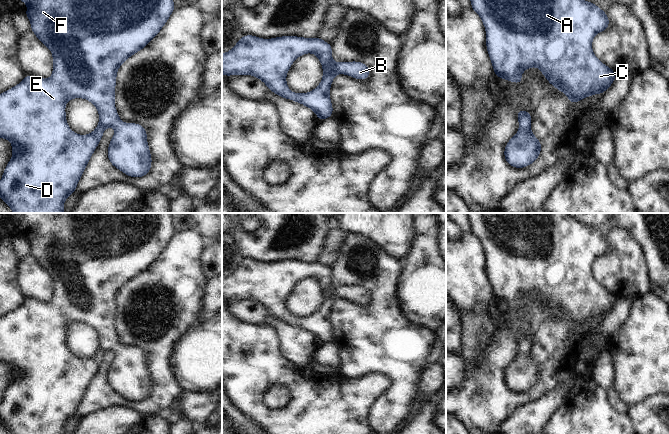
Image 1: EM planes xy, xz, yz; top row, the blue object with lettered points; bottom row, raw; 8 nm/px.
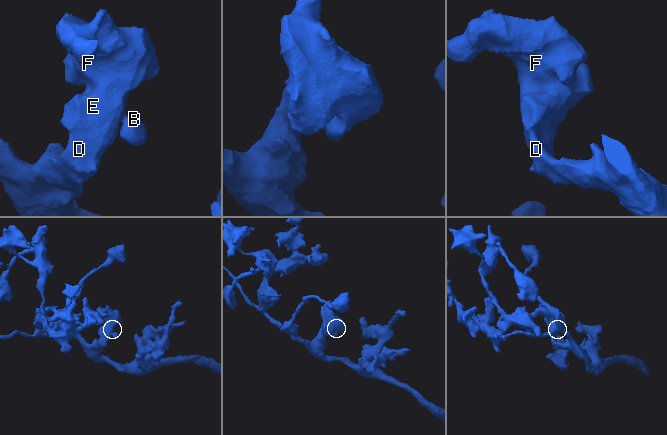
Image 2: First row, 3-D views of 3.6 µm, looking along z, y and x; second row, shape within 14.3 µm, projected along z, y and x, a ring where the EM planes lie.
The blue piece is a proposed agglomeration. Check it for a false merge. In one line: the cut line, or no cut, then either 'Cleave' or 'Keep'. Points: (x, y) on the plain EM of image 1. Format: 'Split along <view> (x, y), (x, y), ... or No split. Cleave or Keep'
No split. Keep.

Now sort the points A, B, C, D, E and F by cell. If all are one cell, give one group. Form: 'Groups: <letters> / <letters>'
Groups: A B C D E F.

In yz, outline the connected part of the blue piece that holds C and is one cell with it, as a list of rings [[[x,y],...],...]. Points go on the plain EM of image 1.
[[[467,213],[471,225],[472,234],[475,235],[481,242],[486,254],[486,272],[488,280],[492,286],[494,298],[497,302],[503,302],[509,306],[521,308],[523,306],[521,298],[530,291],[537,291],[541,294],[543,300],[548,304],[549,308],[553,309],[557,314],[565,317],[571,328],[575,328],[580,324],[595,318],[603,318],[611,311],[617,298],[608,290],[603,288],[592,275],[592,264],[597,257],[605,255],[609,252],[609,241],[597,229],[589,225],[584,225],[574,219],[567,213]]]

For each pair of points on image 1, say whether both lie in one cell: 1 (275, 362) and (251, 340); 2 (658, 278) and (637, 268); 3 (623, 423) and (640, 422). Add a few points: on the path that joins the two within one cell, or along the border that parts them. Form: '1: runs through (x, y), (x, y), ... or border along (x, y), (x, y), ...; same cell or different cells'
1: runs through (269, 359), (256, 346); same cell
2: border along (642, 250), (647, 265), (650, 292); different cells
3: border along (627, 413), (632, 423); different cells

